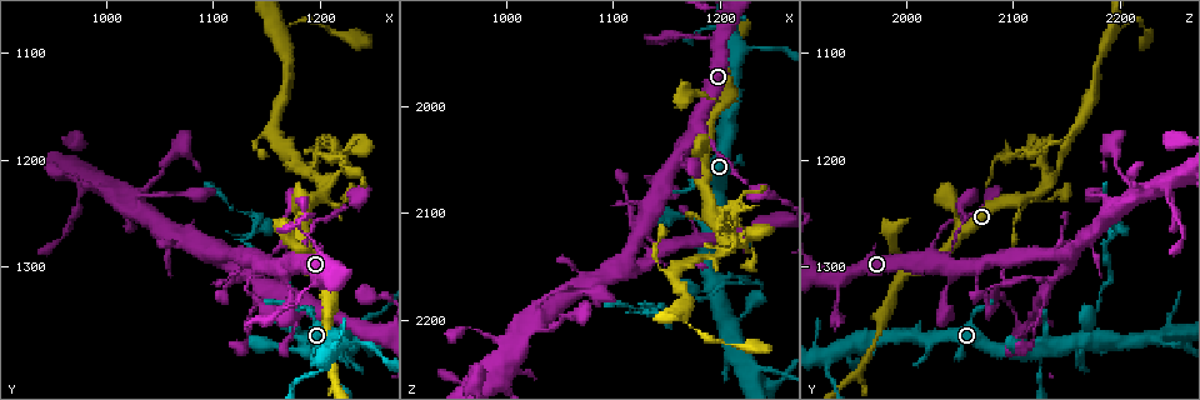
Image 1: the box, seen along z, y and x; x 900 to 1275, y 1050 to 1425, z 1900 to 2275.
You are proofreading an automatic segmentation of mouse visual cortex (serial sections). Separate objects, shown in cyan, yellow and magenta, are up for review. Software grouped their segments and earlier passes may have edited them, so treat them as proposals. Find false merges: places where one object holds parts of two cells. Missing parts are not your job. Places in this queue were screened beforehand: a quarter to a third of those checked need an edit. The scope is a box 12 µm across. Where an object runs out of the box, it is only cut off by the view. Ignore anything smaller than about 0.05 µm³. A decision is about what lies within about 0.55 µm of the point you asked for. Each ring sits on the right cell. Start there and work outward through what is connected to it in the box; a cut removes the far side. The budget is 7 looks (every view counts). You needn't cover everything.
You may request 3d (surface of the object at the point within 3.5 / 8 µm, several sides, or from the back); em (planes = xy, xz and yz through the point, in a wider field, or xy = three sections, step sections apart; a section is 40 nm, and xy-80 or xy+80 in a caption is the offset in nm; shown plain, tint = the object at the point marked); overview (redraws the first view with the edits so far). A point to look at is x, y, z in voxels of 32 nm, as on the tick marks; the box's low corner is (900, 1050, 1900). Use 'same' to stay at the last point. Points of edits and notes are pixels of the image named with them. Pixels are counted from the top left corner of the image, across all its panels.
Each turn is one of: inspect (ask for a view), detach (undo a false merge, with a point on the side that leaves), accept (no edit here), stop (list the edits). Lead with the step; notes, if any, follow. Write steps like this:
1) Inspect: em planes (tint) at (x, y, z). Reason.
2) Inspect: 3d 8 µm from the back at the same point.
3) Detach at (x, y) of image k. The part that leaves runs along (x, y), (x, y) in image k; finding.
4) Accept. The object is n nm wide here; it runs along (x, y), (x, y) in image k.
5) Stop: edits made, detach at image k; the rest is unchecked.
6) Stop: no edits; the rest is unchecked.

Inspect: 3d 3.5 µm at (1224, 1372, 1946). Arms part here.

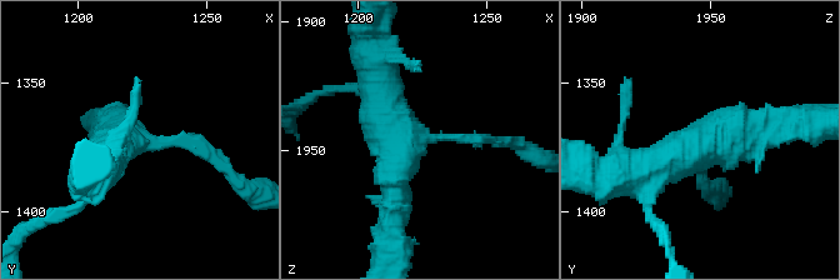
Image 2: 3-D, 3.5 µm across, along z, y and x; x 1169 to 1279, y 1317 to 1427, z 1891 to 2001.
Inspect: em xy step 3 (tint) at (1224, 1374, 1946). Now the EM.

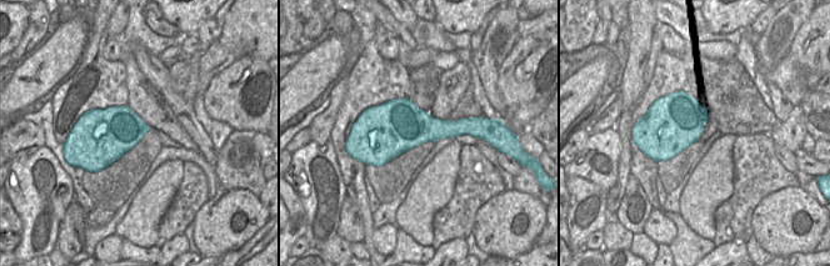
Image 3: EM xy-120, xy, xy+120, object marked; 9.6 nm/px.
Accept. It runs along (781, 128), (638, 170) in image 2; one cell here.

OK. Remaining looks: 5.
Inspect: 3d 3.5 µm at (1030, 1238, 2204). Small branch off a trunk.

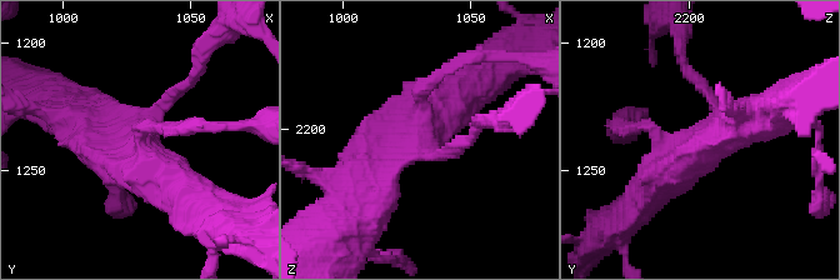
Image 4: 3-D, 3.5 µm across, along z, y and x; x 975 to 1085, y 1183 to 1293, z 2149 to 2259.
Inspect: em xy step 3 (tint) at the same point. 4 arms meet here; the arms are 150, 200, 500, 500 nm wide.

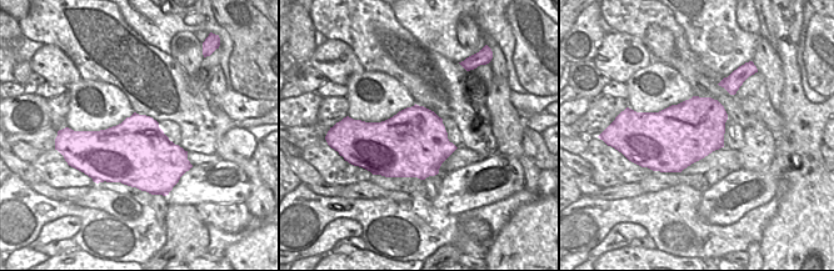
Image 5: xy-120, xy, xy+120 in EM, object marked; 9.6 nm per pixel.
Accept. The object is 650 nm wide here; it runs along (465, 89), (396, 146), (361, 195) in image 4; all the same cell.

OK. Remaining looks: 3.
Inspect: 3d 3.5 µm at (1158, 1180, 2154). Sharp bend.

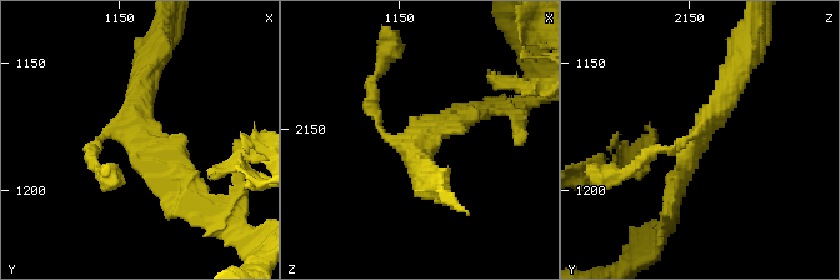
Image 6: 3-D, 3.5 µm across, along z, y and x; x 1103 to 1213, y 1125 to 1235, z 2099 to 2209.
Inspect: em xy step 1 (tint) at (1160, 1179, 2153).

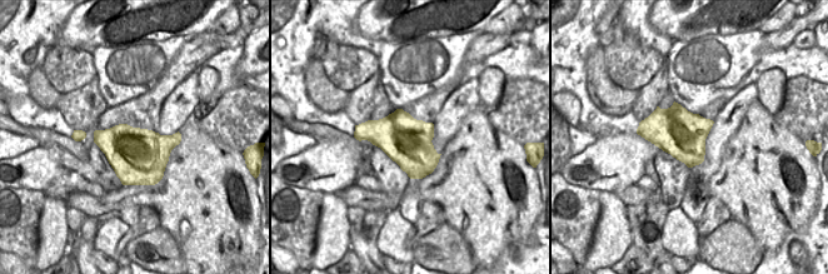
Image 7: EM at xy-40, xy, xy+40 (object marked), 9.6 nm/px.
Accept. It runs along (671, 200), (739, 70) in image 6; continuous, no second cell.

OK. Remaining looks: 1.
Stop: no edits; the rest is unchecked.

